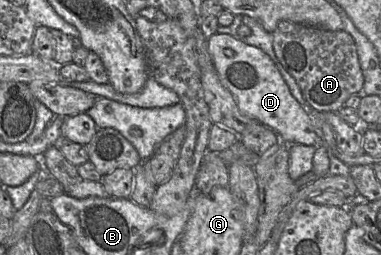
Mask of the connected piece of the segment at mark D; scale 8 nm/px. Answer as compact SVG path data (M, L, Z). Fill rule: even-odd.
M215 33L208 39L208 51L223 85L232 93L239 110L244 115L275 131L281 141L287 144L315 145L316 147L323 144L313 128L306 109L291 94L287 83L268 54L258 47L244 43L239 37L219 33ZM225 49L231 49L233 55L227 56Z

